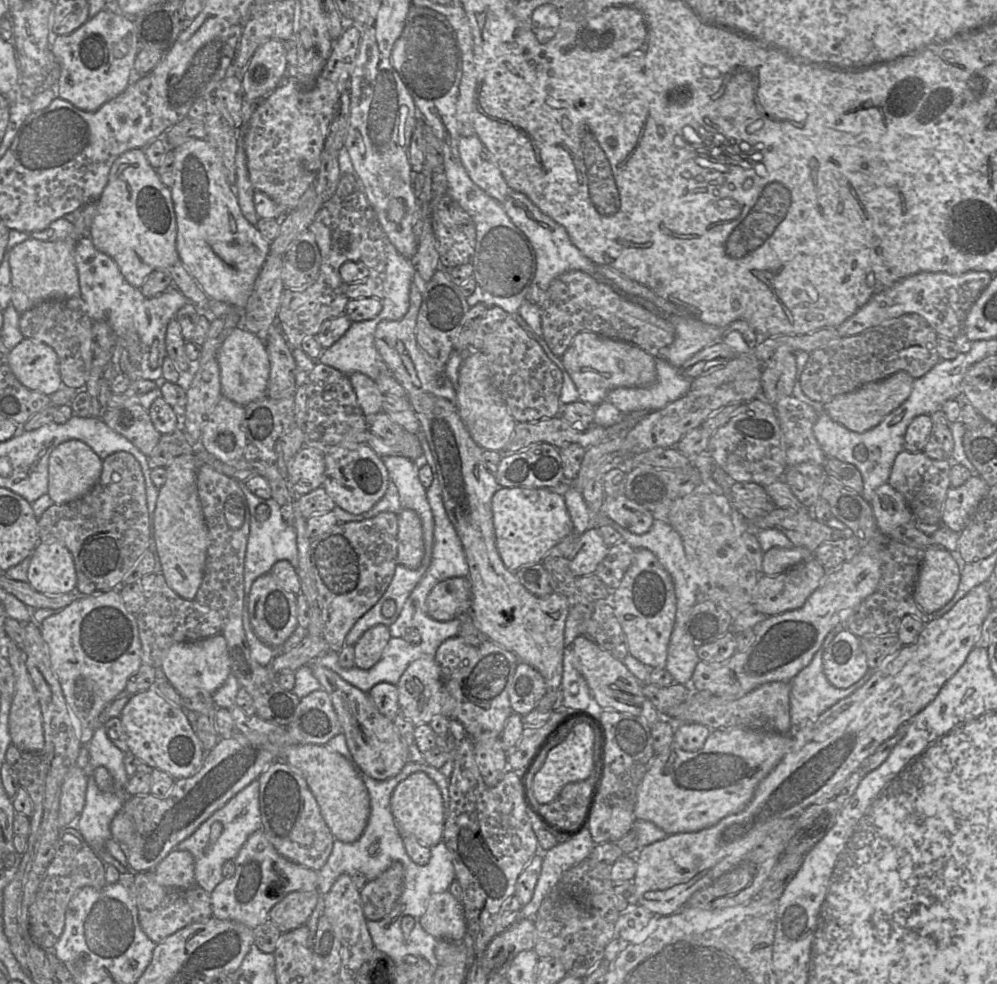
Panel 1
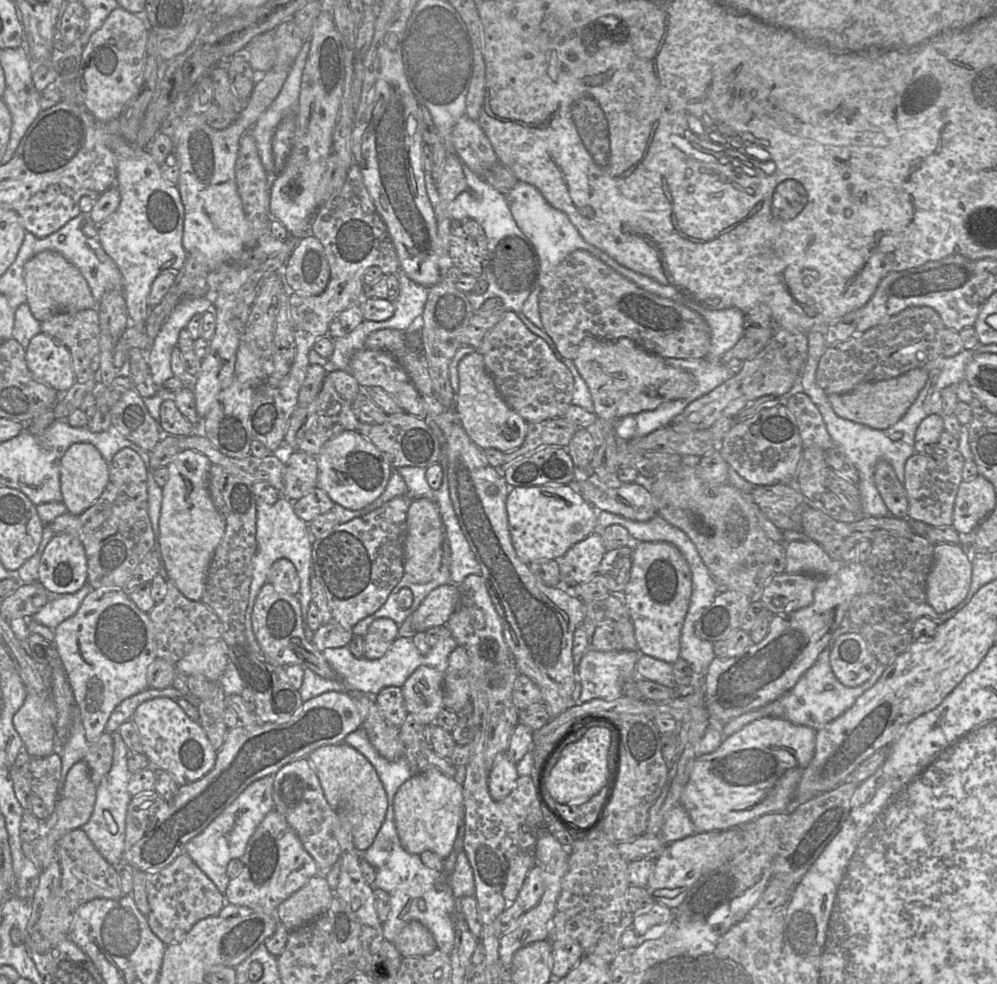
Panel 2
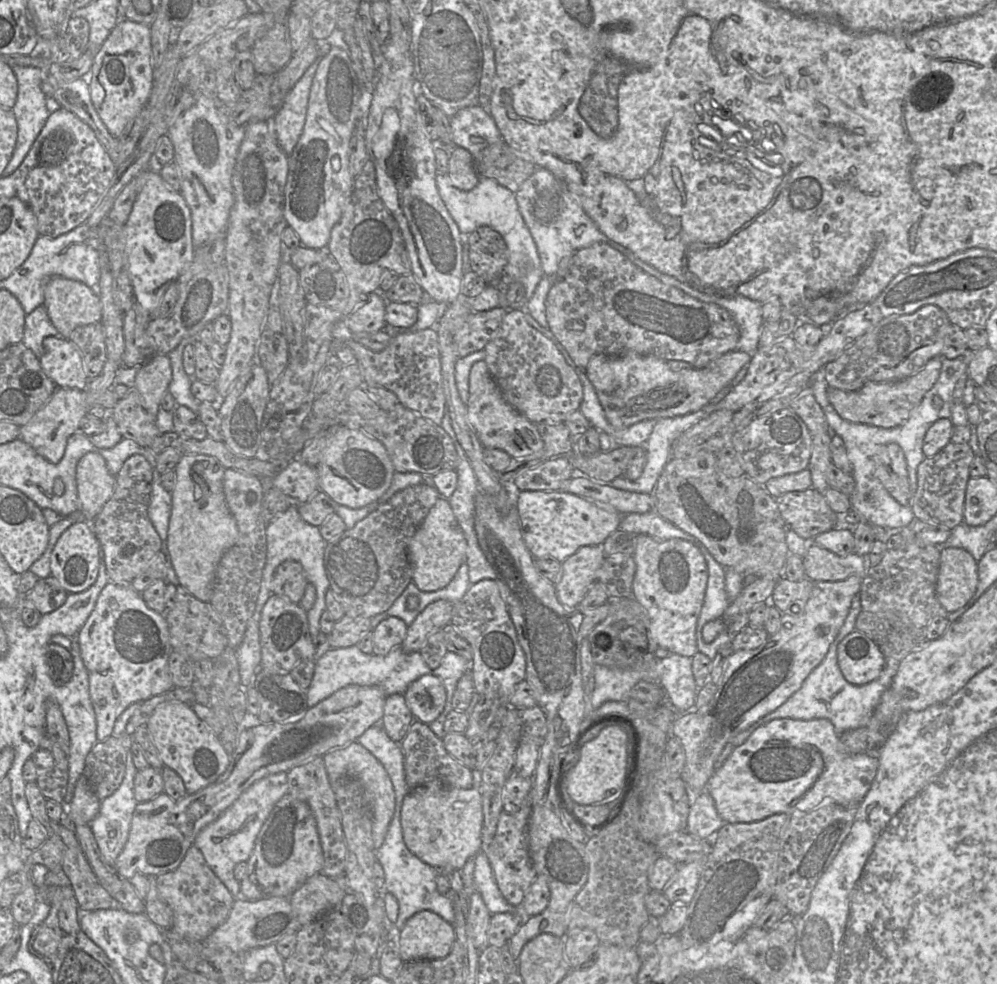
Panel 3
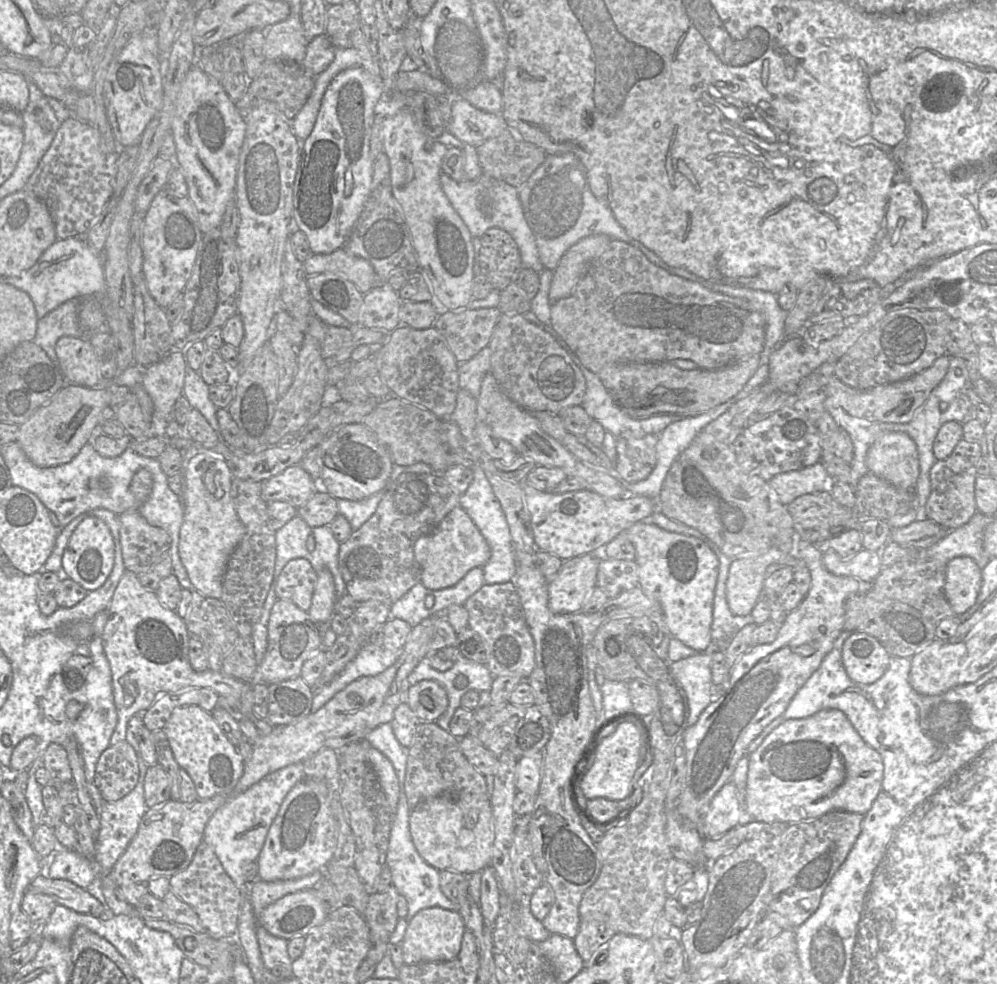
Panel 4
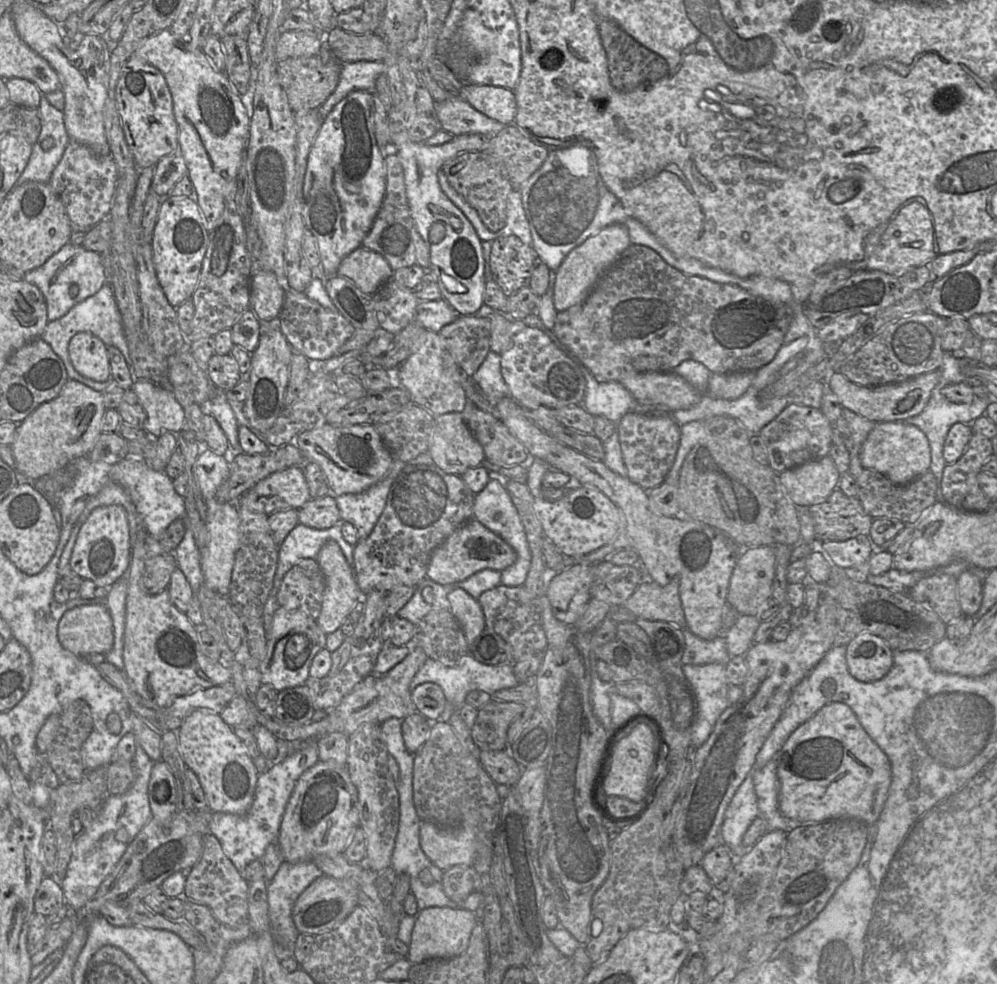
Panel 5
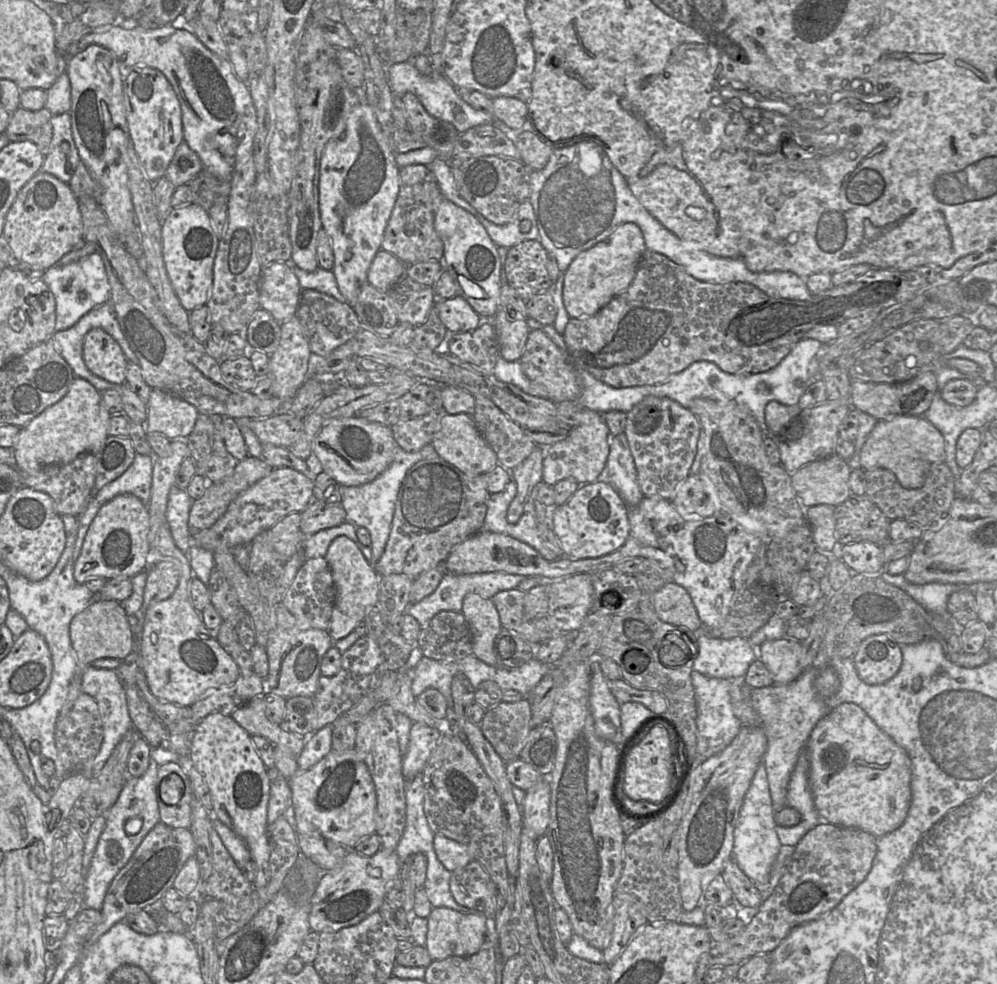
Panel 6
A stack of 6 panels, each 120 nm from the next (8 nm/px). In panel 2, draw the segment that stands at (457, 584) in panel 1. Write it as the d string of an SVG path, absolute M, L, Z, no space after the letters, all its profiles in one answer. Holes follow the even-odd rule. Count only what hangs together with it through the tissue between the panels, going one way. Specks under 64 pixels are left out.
M453 583L433 589L412 614L413 630L426 632L433 627L446 625L460 599L459 585Z

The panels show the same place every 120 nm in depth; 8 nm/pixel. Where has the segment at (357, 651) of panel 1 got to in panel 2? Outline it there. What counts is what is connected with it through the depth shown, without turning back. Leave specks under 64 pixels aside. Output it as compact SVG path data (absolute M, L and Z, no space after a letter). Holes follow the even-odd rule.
M379 618L372 622L364 636L364 658L379 659L385 655L396 638L399 625L390 618Z

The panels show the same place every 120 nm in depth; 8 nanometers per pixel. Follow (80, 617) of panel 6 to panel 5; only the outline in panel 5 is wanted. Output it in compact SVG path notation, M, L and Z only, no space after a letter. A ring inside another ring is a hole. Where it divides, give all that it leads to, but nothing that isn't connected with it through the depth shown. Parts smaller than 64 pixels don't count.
M102 602L78 606L63 614L57 635L63 648L78 657L106 654L114 645L113 620Z

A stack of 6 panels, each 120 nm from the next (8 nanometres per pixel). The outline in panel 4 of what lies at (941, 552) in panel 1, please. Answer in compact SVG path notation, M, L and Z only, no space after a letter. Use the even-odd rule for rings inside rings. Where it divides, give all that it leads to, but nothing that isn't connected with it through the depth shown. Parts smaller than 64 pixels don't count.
M955 557L947 563L945 595L956 615L965 613L975 604L981 585L981 569L971 557Z

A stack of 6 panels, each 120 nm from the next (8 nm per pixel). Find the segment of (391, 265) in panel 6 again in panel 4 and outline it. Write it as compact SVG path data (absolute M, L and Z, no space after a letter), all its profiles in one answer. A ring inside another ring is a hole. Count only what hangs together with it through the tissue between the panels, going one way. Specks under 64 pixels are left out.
M344 247L328 254L313 253L303 263L308 276L322 272L333 272L352 281L363 293L377 284L377 276L371 263L349 253Z

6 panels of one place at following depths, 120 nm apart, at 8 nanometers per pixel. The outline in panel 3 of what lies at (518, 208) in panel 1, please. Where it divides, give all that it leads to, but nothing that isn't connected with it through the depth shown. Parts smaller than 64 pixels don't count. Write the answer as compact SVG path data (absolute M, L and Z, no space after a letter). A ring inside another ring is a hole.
M537 167L522 183L515 197L521 216L537 247L544 274L525 309L542 327L549 330L545 300L561 260L593 243L609 245L609 241L612 240L599 230L567 186L545 168Z

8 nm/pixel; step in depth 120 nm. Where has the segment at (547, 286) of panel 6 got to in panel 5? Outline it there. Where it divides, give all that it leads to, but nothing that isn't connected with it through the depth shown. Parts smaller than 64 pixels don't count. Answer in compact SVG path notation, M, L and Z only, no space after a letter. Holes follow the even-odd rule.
M517 236L498 237L492 241L490 253L493 280L509 297L520 288L528 286L537 259L534 248L524 244Z

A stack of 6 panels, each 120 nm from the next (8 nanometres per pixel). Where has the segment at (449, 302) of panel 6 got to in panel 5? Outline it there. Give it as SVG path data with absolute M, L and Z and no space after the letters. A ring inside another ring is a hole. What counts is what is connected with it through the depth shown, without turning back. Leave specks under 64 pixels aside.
M445 300L420 301L416 307L415 320L425 329L439 332L459 315Z

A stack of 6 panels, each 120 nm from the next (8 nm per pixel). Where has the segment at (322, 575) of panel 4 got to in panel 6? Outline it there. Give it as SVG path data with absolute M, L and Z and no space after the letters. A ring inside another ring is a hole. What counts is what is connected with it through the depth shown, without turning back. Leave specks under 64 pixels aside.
M337 537L324 557L330 567L336 587L336 599L328 633L336 642L354 631L371 610L376 610L381 576L376 572L356 544L347 537Z

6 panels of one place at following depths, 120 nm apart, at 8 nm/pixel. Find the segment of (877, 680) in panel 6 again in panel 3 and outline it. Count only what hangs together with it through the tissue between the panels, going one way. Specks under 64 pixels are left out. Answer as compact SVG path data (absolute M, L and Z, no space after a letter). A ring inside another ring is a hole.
M854 630L837 648L838 666L853 685L865 685L879 677L886 658L879 646L865 633Z

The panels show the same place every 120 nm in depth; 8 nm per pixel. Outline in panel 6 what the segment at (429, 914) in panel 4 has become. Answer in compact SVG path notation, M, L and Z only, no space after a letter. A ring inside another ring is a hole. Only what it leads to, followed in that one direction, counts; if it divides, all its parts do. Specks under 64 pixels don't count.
M446 907L433 908L428 920L425 948L432 960L469 957L486 939L486 916L464 914Z

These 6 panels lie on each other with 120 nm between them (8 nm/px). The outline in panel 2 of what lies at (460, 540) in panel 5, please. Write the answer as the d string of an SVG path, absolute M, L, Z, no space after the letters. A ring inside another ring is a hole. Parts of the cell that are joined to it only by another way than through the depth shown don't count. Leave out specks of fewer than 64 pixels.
M427 498L413 499L407 513L404 571L415 583L426 584L436 576L441 566L443 541L444 525L438 504Z

